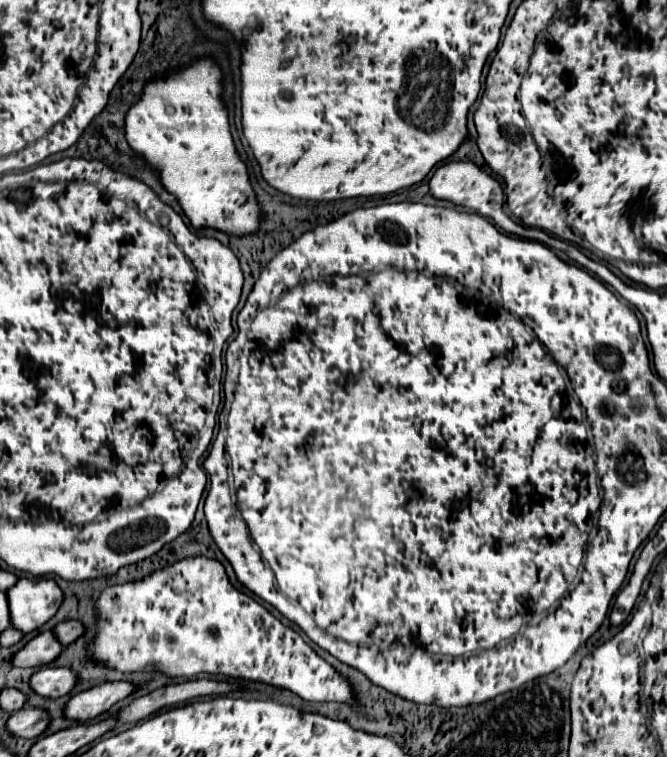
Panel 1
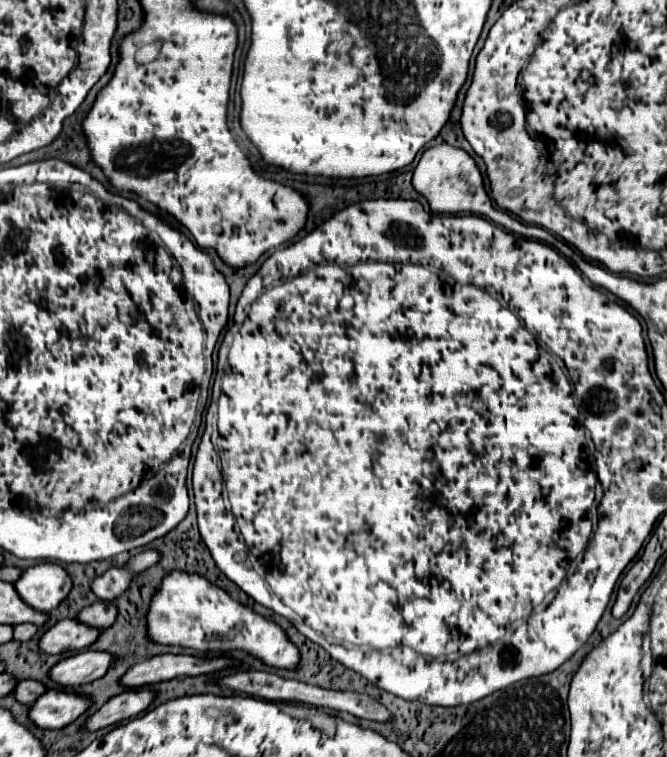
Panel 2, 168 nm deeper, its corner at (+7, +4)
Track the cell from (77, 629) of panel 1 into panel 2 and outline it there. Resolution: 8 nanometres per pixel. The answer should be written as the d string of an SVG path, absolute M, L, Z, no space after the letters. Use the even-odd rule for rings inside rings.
M96 603L96 605L84 607L76 619L82 621L84 625L90 625L96 629L106 629L108 625L114 623L116 609L110 603Z

